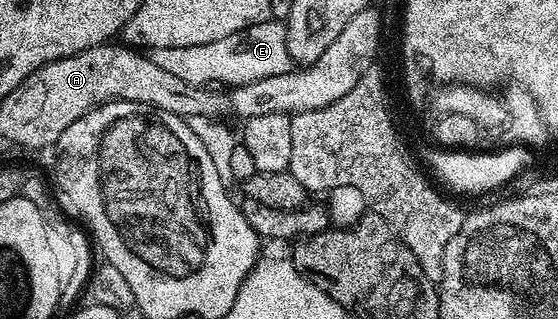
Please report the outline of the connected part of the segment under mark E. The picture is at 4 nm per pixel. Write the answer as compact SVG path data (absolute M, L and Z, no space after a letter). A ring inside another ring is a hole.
M273 18L248 26L236 34L228 34L228 38L220 38L220 42L155 48L149 53L149 58L156 62L156 66L176 74L176 78L184 78L184 82L199 86L239 86L268 78L272 74L284 74L292 68L286 25Z

